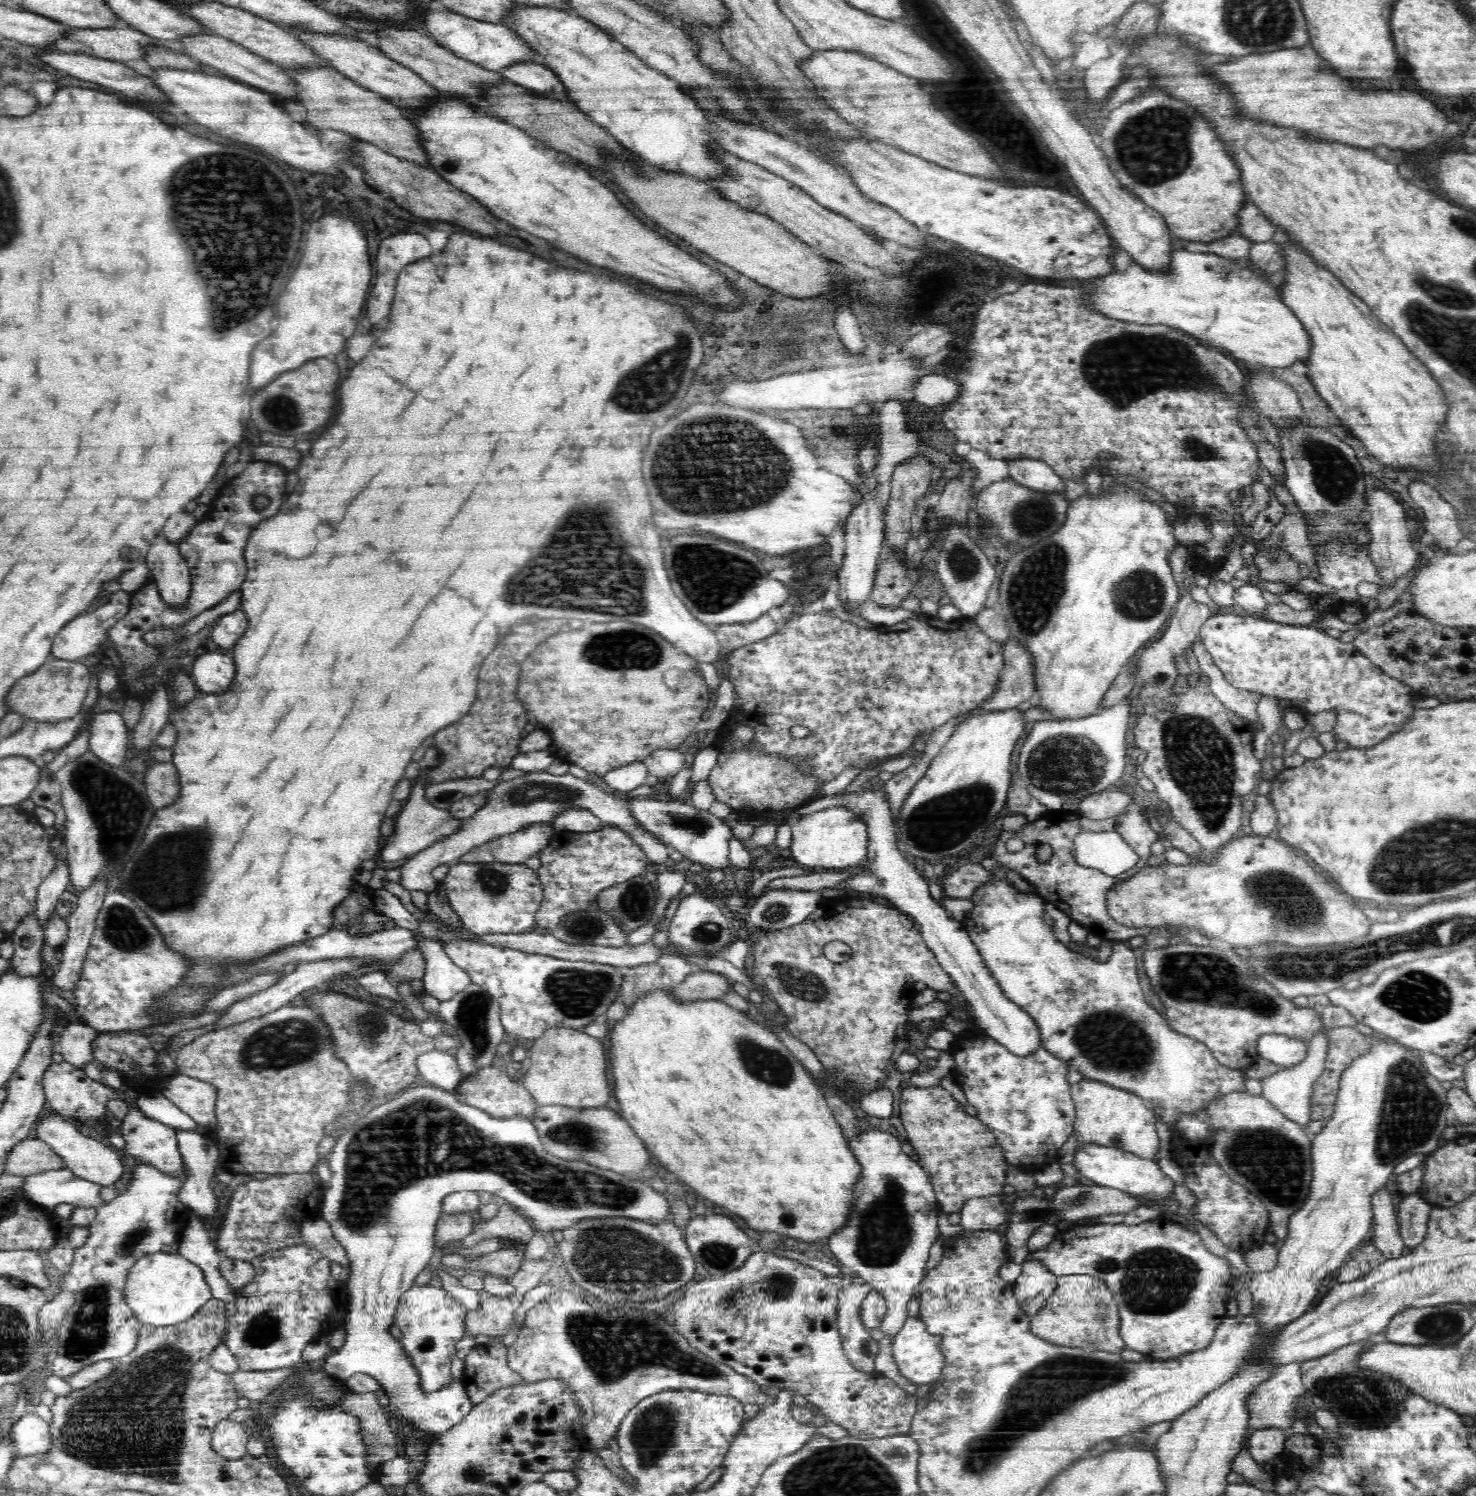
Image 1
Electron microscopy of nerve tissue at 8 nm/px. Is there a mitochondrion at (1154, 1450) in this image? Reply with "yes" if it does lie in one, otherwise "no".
no

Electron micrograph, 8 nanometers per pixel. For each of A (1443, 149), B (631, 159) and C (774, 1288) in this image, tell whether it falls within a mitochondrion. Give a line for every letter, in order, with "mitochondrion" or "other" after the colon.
A: other
B: other
C: mitochondrion

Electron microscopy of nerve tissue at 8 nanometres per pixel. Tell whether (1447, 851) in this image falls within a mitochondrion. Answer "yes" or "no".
yes

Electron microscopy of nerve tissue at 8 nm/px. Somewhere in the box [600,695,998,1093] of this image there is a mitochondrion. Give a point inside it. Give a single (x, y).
(942, 821)

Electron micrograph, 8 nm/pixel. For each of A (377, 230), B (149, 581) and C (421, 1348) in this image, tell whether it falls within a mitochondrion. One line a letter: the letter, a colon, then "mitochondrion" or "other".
A: other
B: other
C: mitochondrion

